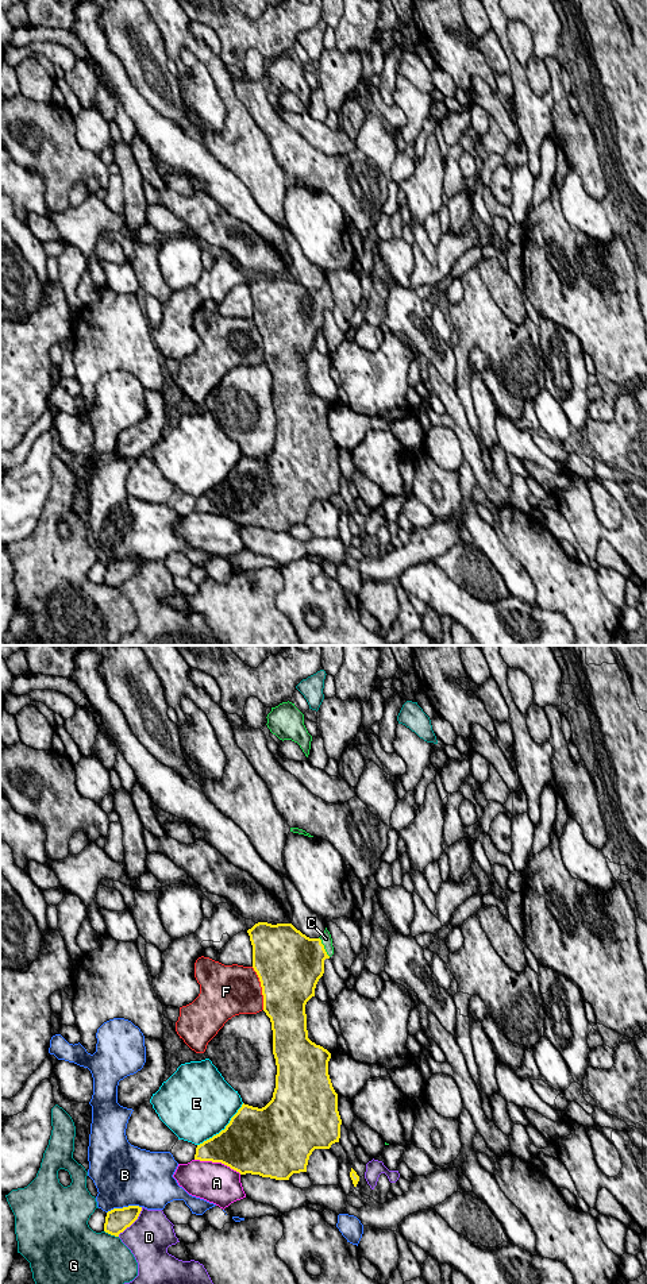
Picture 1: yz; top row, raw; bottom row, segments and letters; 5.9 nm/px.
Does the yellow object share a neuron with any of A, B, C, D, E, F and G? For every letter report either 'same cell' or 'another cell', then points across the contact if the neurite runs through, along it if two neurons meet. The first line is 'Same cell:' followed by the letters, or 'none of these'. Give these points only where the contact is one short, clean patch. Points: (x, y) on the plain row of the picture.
Same cell: C
A: another cell
B: another cell
C: same cell; runs through yz (289, 316), (323, 299), (326, 290)
D: another cell
E: another cell
F: another cell
G: another cell

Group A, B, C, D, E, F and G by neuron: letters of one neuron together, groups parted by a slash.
A / B / C / D / E / F / G

